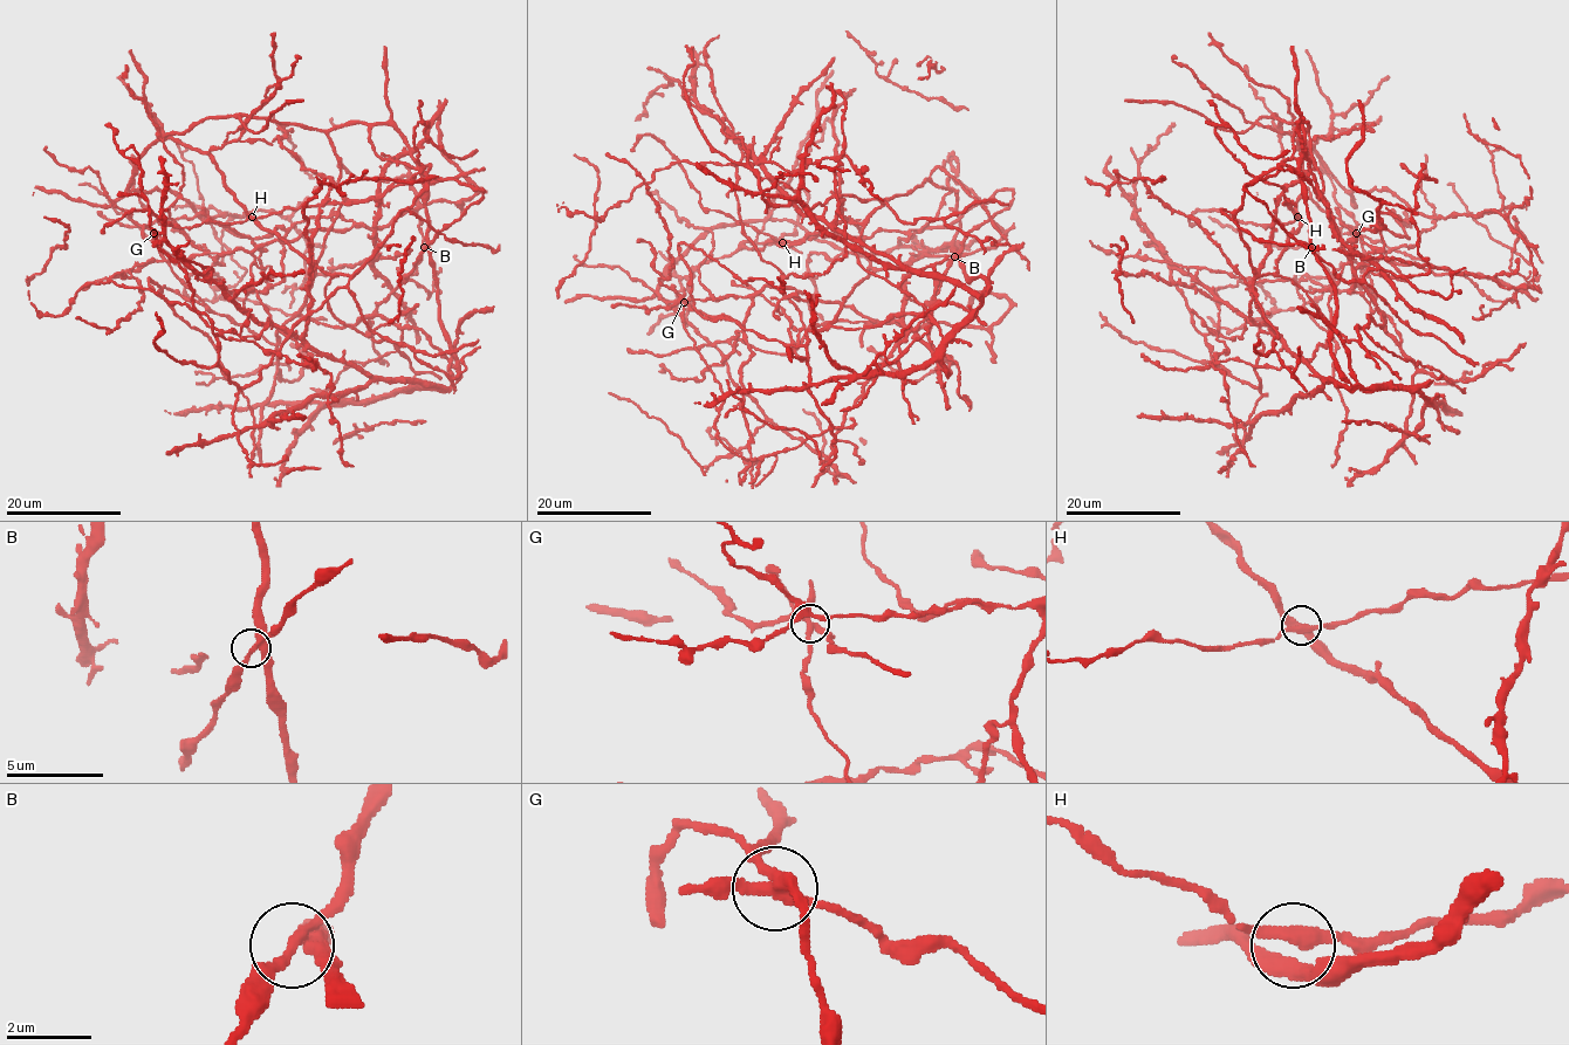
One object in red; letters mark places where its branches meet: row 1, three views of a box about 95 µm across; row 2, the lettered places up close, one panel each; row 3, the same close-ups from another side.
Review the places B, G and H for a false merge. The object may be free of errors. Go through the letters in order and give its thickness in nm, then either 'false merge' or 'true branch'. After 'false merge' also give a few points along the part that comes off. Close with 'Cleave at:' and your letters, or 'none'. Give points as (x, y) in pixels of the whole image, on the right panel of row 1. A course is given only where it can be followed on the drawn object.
B: calibre 260 nm; true branch
G: calibre 320 nm; false merge
H: calibre 320 nm; true branch
Cleave at: G

